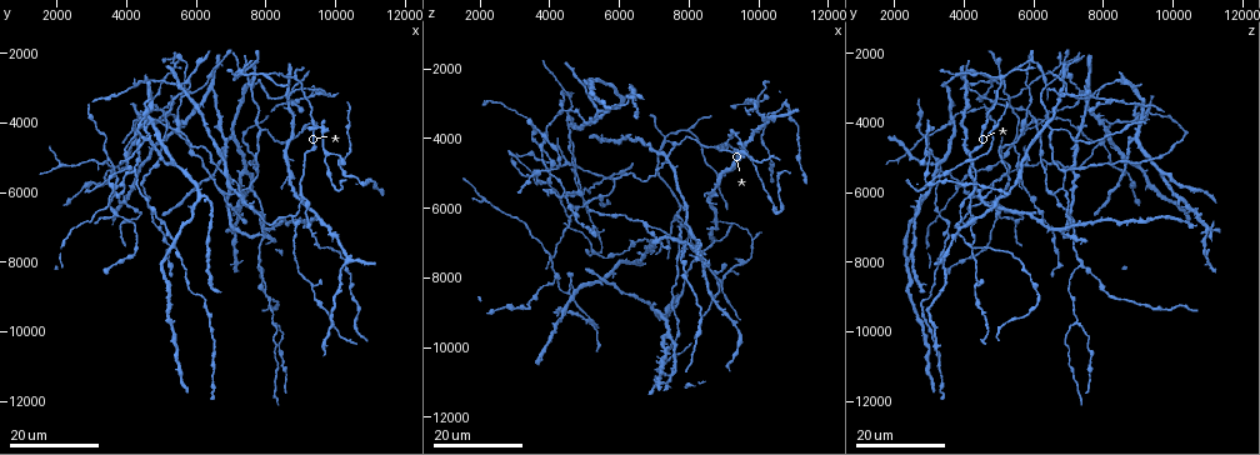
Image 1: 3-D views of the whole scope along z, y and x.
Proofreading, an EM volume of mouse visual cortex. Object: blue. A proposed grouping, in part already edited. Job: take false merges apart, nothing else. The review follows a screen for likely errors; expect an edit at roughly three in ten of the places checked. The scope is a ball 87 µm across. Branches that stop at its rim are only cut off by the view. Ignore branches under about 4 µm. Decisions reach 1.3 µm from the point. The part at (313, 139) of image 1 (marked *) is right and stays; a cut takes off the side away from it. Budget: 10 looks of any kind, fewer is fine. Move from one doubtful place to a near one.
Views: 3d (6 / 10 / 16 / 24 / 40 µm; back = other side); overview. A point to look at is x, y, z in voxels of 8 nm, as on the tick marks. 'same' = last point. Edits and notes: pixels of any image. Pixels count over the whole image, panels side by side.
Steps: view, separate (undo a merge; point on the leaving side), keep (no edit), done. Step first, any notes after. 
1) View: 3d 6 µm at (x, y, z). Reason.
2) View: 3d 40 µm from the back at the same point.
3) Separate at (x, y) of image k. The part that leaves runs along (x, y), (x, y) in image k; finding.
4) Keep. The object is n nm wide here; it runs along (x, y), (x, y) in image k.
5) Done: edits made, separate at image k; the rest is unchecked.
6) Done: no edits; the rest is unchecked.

View: 3d 24 µm at (7800, 8100, 7400). Three-way junction.

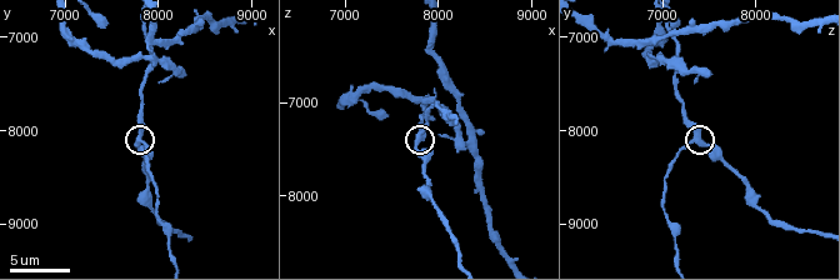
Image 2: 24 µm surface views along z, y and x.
View: 3d 10 µm at (7800, 8100, 7350).

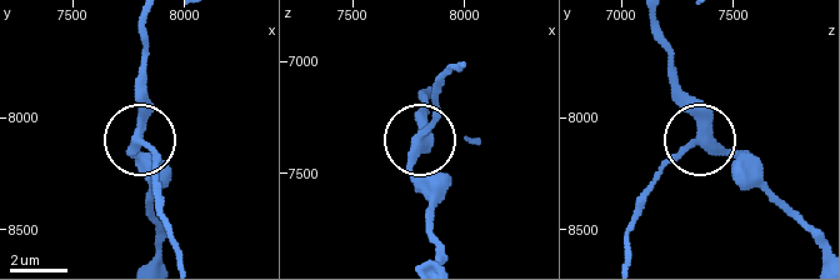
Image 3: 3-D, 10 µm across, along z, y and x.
View: 3d 6 µm at (7780, 8110, 7350).

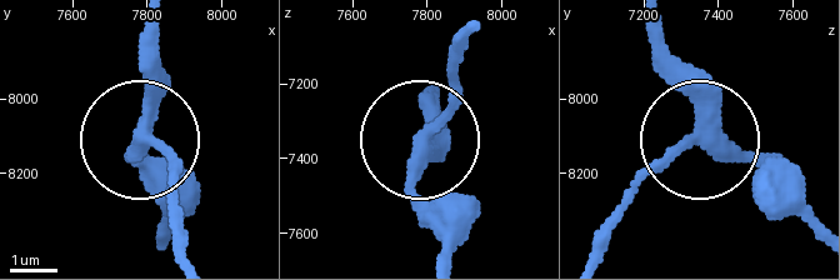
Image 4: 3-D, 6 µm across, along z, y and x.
Keep. One cell here.

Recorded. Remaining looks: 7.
View: 3d 16 µm at (8200, 9700, 7200). Branch point.

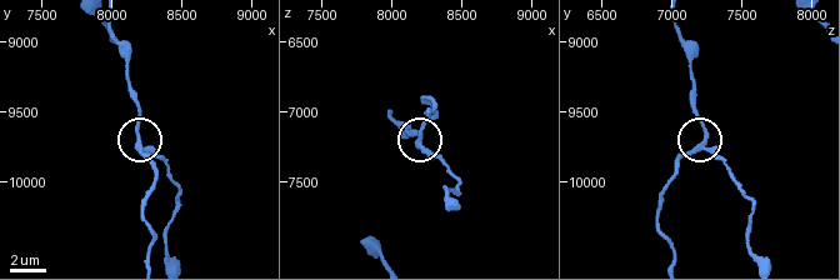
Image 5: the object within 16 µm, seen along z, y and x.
View: 3d 10 µm at (8220, 9780, 7220).

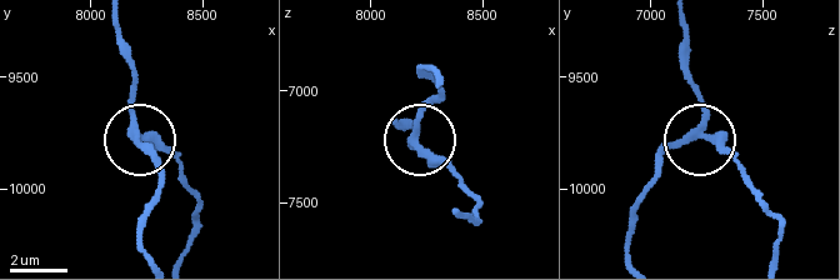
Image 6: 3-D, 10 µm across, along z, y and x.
Keep. It runs along (394, 119), (464, 188) in image 6; continuous, no second cell.

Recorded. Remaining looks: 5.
View: 3d 16 µm at (7800, 5400, 6800). Thin arm on a thick one.

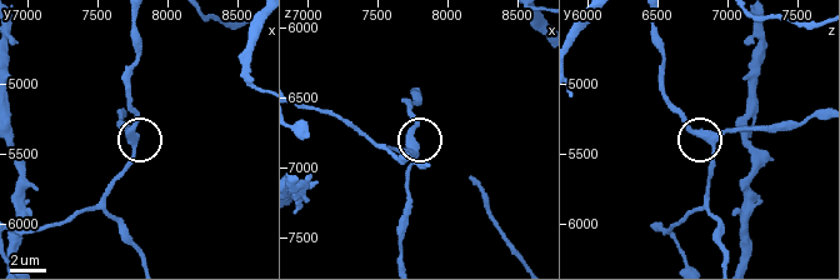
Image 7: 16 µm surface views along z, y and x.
View: 3d 10 µm at (7760, 5440, 6880).

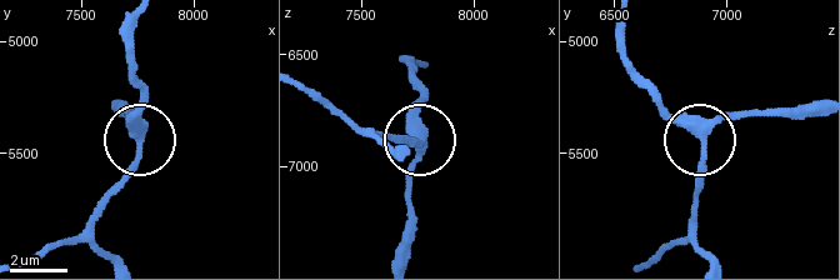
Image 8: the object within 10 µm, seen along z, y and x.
Keep. The object is 300 nm wide here; it runs along (625, 20), (628, 64), (703, 143), (698, 211) in image 8; continuous, no second cell.

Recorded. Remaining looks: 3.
View: 3d 16 µm at (7300, 6300, 4500). Four or more arms meet.

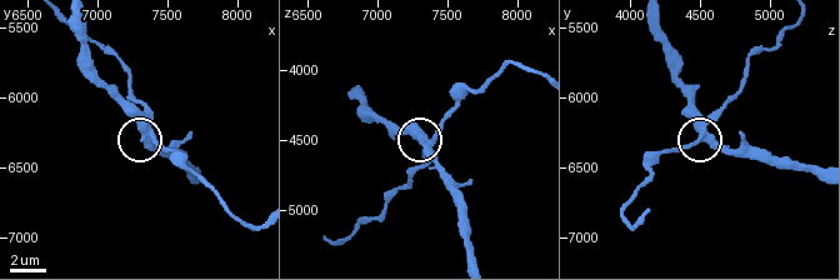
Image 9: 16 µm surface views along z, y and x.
View: 3d 6 µm at (7360, 6240, 4560).

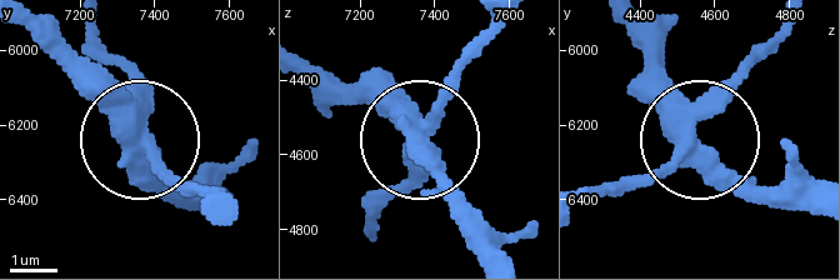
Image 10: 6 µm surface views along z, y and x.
View: 3d 6 µm from the back at (7340, 6260, 4540).

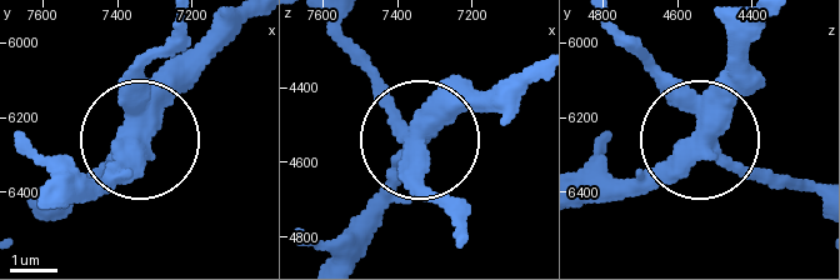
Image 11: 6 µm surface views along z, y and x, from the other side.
Keep. The side arm is 60 µm long; it runs along (809, 189), (690, 140), (623, 193) in image 11; continuous, no second cell.

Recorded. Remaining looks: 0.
Done: no edits; the rest is unchecked.

